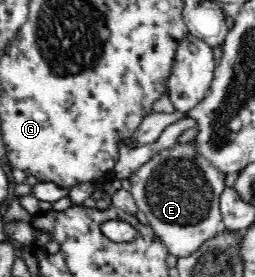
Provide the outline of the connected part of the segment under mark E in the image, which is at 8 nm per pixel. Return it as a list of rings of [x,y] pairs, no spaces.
[[[193,141],[183,144],[175,142],[173,148],[157,152],[151,161],[141,165],[128,177],[131,184],[130,194],[134,197],[138,209],[145,213],[148,223],[161,242],[167,246],[169,253],[178,258],[191,255],[206,239],[221,230],[220,195],[226,188],[225,179],[227,179],[225,173],[197,153]]]

